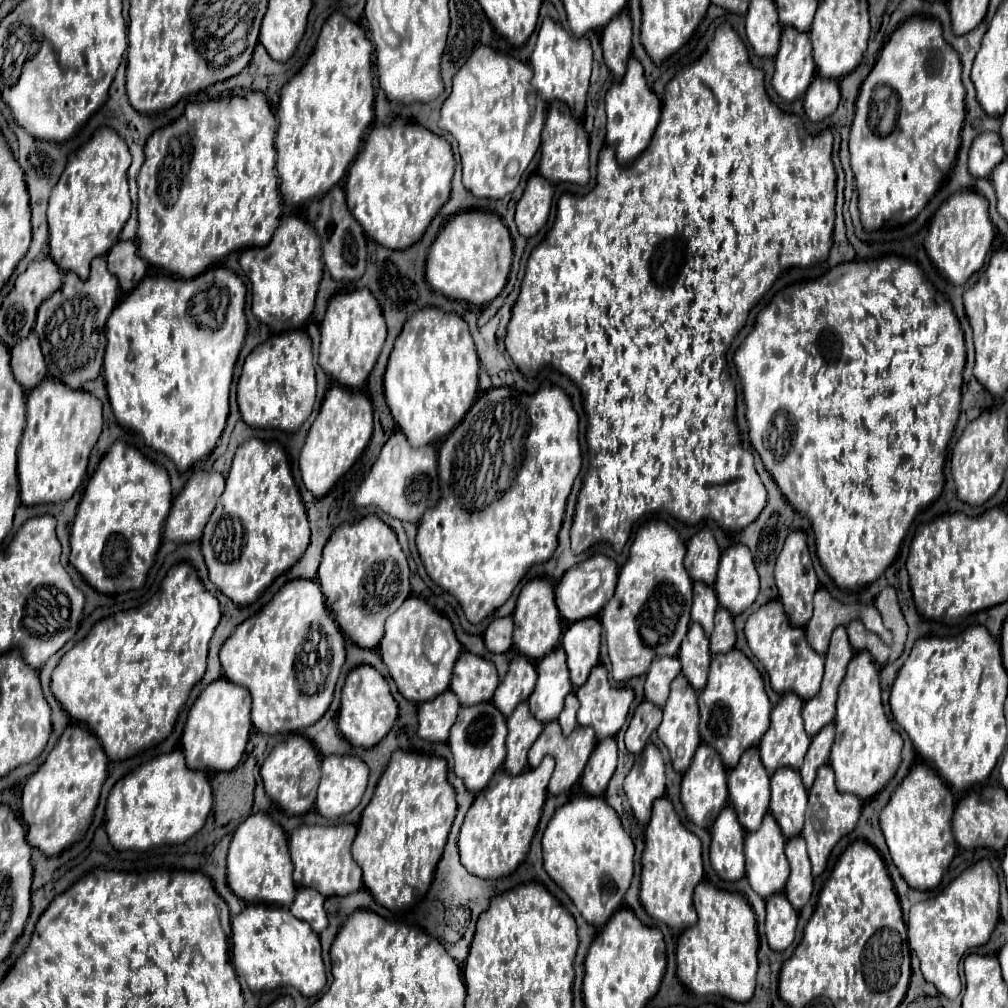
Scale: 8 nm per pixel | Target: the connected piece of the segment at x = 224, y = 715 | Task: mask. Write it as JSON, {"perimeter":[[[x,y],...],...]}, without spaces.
{"perimeter":[[[224,677],[210,683],[188,713],[188,721],[182,733],[182,749],[188,767],[202,771],[230,771],[238,765],[246,751],[246,743],[252,731],[250,721],[250,693]]]}

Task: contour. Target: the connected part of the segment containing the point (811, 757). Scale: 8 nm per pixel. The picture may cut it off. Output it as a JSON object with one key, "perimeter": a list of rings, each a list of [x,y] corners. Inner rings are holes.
{"perimeter":[[[828,723],[826,727],[822,727],[814,737],[812,737],[812,743],[810,743],[810,749],[806,753],[806,759],[804,759],[804,765],[800,769],[800,775],[802,775],[802,781],[804,781],[804,787],[810,789],[814,779],[816,779],[816,769],[824,763],[828,763],[828,755],[830,755],[830,747],[834,743],[834,723]]]}

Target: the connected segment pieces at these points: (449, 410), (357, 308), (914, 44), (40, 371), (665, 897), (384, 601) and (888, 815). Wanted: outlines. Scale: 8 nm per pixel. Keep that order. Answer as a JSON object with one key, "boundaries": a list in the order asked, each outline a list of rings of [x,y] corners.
{"boundaries":[[[[424,307],[416,311],[416,315],[404,323],[394,343],[384,373],[384,393],[398,429],[404,431],[412,447],[424,447],[432,441],[442,441],[468,413],[468,407],[472,407],[478,393],[478,353],[468,333],[466,321],[460,315],[446,313],[438,307]]],[[[356,289],[334,295],[328,301],[320,333],[322,333],[320,341],[322,369],[340,385],[350,389],[362,389],[386,341],[384,315],[374,295],[368,289]]],[[[914,15],[906,19],[884,43],[872,73],[862,83],[850,129],[850,163],[860,197],[860,219],[866,231],[912,221],[930,201],[946,171],[952,169],[964,123],[966,91],[960,75],[960,55],[944,41],[942,25],[934,17]]],[[[32,331],[32,335],[28,335],[26,339],[22,339],[20,343],[16,343],[12,349],[12,371],[16,375],[16,381],[24,387],[24,389],[32,389],[36,387],[36,383],[40,383],[40,379],[46,377],[46,361],[40,349],[40,341],[38,335]]],[[[668,797],[656,799],[656,803],[652,807],[650,823],[646,825],[644,845],[646,845],[646,849],[644,849],[644,855],[642,855],[642,885],[640,885],[640,901],[642,901],[644,909],[648,911],[648,915],[652,919],[658,919],[658,921],[666,923],[672,929],[690,927],[692,923],[696,923],[692,893],[694,893],[694,887],[702,881],[702,875],[704,875],[704,869],[702,869],[702,843],[694,833],[690,833],[680,823],[680,817],[676,815],[676,811],[672,807],[672,801]]],[[[376,515],[364,517],[358,523],[342,523],[332,531],[316,579],[342,633],[364,649],[378,647],[386,617],[410,595],[408,561],[396,541],[396,533]]],[[[916,763],[880,811],[880,829],[886,837],[892,861],[910,887],[934,889],[940,885],[942,875],[956,853],[956,841],[952,839],[950,829],[952,813],[954,797],[936,769],[928,763]]]]}

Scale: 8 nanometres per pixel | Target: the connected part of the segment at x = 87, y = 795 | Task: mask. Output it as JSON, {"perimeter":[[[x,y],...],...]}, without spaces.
{"perimeter":[[[68,725],[42,763],[42,767],[30,775],[22,791],[22,817],[28,825],[28,843],[52,857],[68,849],[74,841],[86,833],[98,797],[106,779],[108,757],[104,755],[98,739],[84,725]]]}

